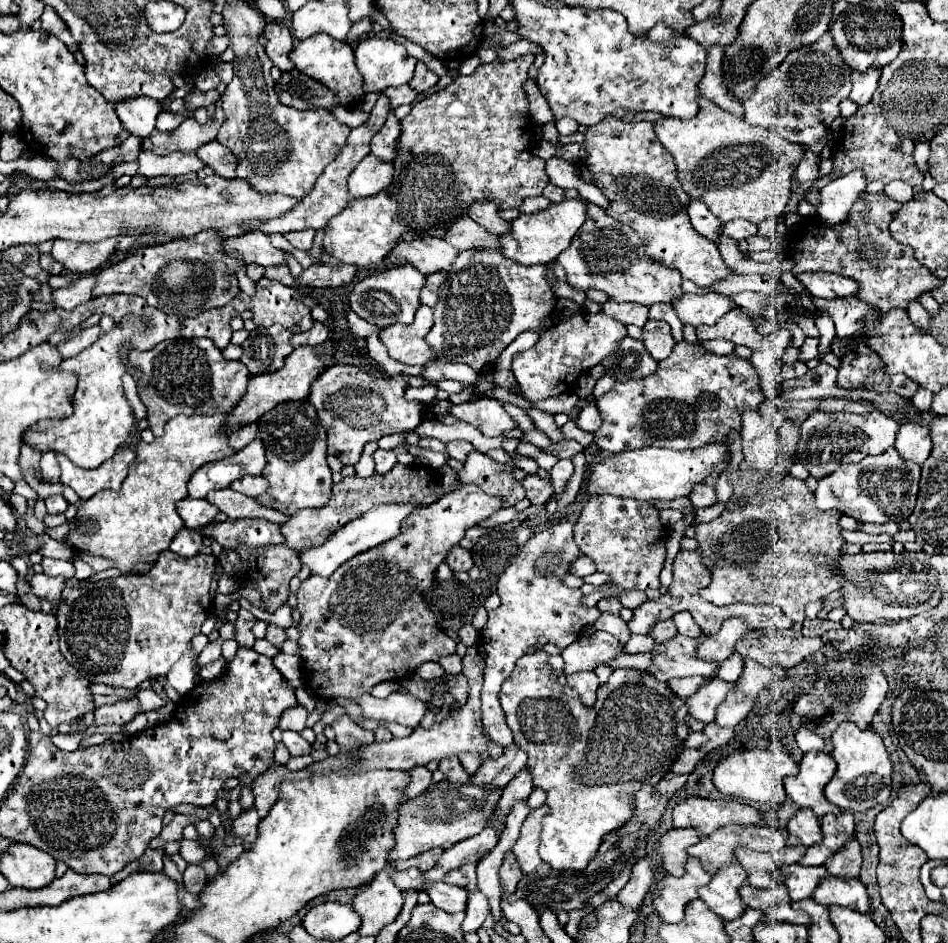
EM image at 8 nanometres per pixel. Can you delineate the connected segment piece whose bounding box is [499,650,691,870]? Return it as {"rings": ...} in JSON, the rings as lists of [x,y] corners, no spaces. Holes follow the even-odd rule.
{"rings":[[[537,650],[533,654],[527,654],[523,658],[519,658],[519,662],[515,664],[515,670],[513,674],[503,682],[501,686],[501,692],[499,692],[499,702],[501,702],[501,708],[505,712],[505,718],[507,718],[507,724],[513,732],[513,738],[515,738],[515,744],[527,752],[527,764],[525,768],[529,770],[529,774],[533,776],[533,786],[535,788],[541,788],[545,790],[547,794],[547,800],[545,804],[549,806],[549,814],[543,818],[543,832],[541,832],[541,844],[539,844],[539,854],[541,858],[555,870],[583,870],[591,858],[595,858],[599,846],[601,846],[601,838],[613,830],[619,830],[621,826],[625,826],[631,818],[633,818],[633,806],[629,802],[623,802],[621,800],[621,794],[627,794],[631,800],[635,800],[635,794],[639,792],[639,786],[643,786],[643,782],[659,782],[659,778],[663,778],[663,774],[669,774],[671,772],[671,766],[675,762],[675,758],[679,758],[679,752],[683,750],[683,742],[685,738],[689,736],[691,728],[687,724],[687,716],[689,716],[689,710],[687,710],[687,704],[683,698],[679,698],[665,682],[659,682],[653,674],[649,672],[643,672],[643,670],[635,670],[635,668],[615,668],[611,672],[611,678],[607,684],[599,686],[597,690],[597,702],[589,708],[589,706],[583,706],[579,702],[579,696],[571,690],[571,686],[561,686],[557,684],[557,680],[551,678],[555,670],[551,668],[549,664],[549,654],[543,652],[543,650]],[[569,712],[571,716],[575,718],[575,722],[569,722]]]}

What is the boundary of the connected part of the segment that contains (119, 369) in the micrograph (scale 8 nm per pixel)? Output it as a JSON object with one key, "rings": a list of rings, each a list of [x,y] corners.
{"rings":[[[127,316],[119,324],[115,324],[113,330],[103,332],[93,346],[89,346],[73,358],[63,360],[59,368],[71,370],[79,378],[73,396],[75,412],[65,420],[39,420],[35,426],[31,426],[31,430],[23,434],[23,440],[39,450],[61,452],[81,468],[97,468],[103,462],[107,462],[117,452],[117,448],[121,448],[127,442],[135,426],[133,408],[125,398],[121,378],[129,374],[135,380],[139,380],[143,374],[137,366],[131,366],[129,362],[129,352],[135,350],[131,346],[131,338],[133,334],[143,330],[147,330],[147,320],[143,316]]]}

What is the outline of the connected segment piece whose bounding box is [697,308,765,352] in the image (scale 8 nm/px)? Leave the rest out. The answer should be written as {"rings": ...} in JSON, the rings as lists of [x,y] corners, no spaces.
{"rings":[[[735,308],[727,312],[715,326],[697,326],[697,338],[699,340],[729,340],[735,346],[747,346],[753,352],[763,350],[763,336],[755,330],[753,318],[743,310]]]}

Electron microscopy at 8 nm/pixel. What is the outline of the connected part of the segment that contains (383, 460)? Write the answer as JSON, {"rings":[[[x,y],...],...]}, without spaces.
{"rings":[[[377,450],[373,454],[373,458],[375,458],[375,472],[377,474],[387,474],[397,464],[397,456],[391,450]]]}

